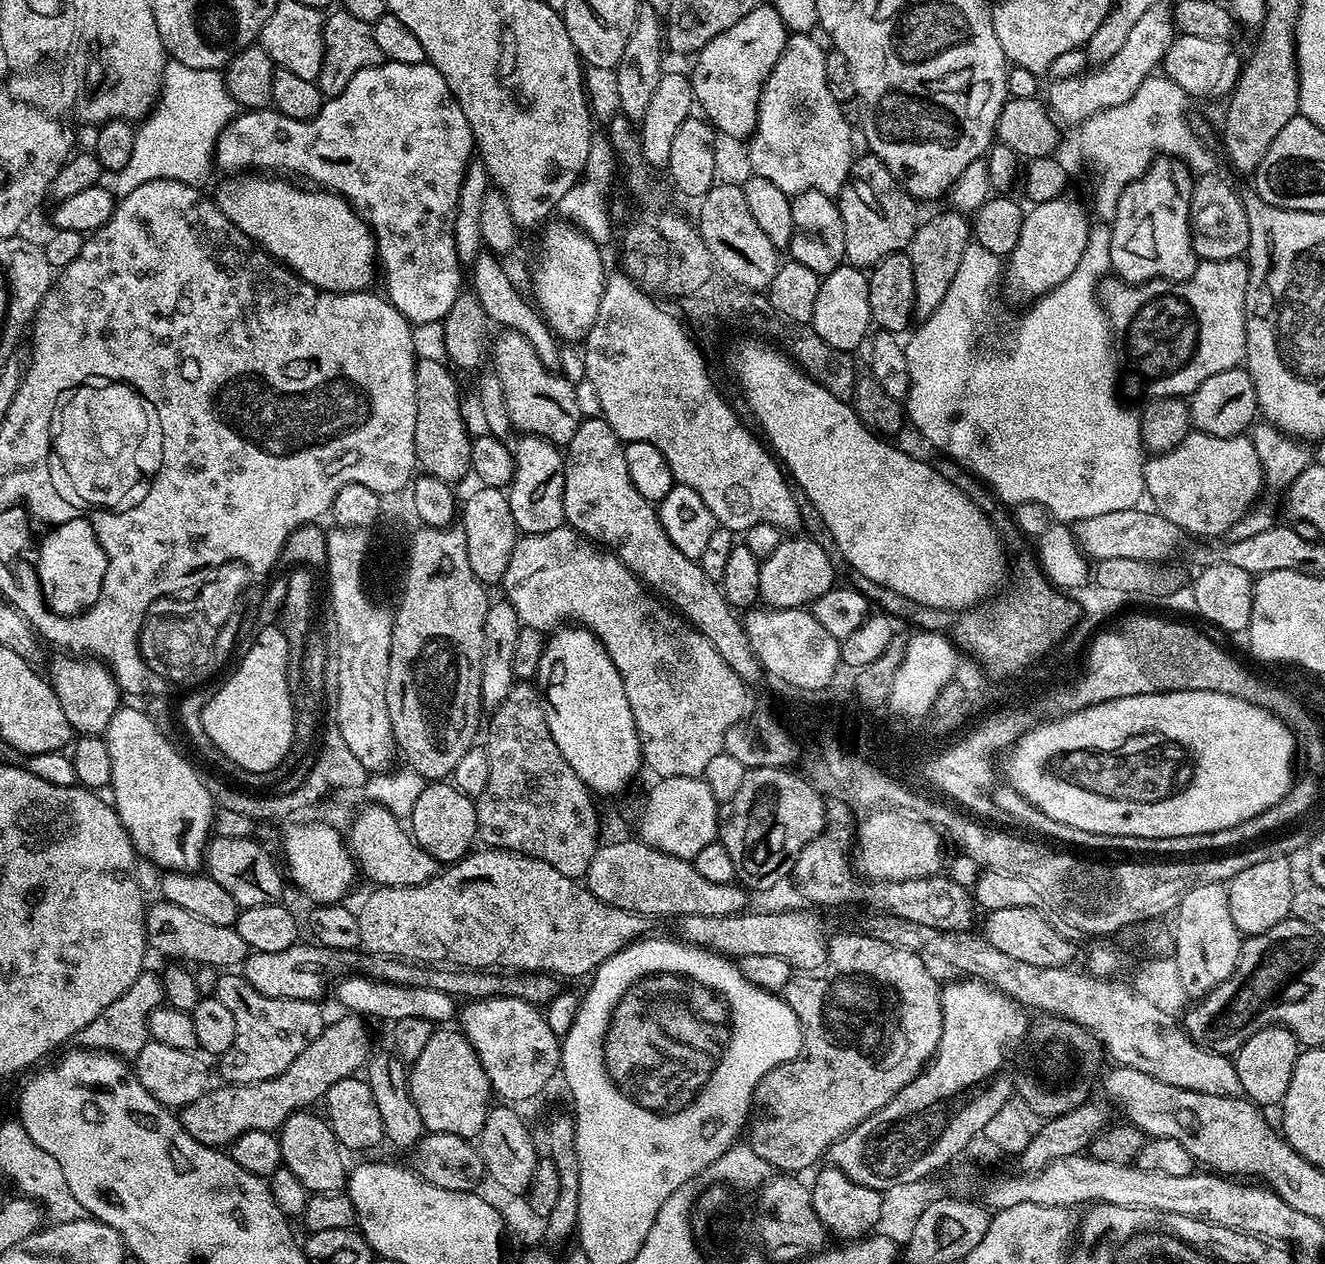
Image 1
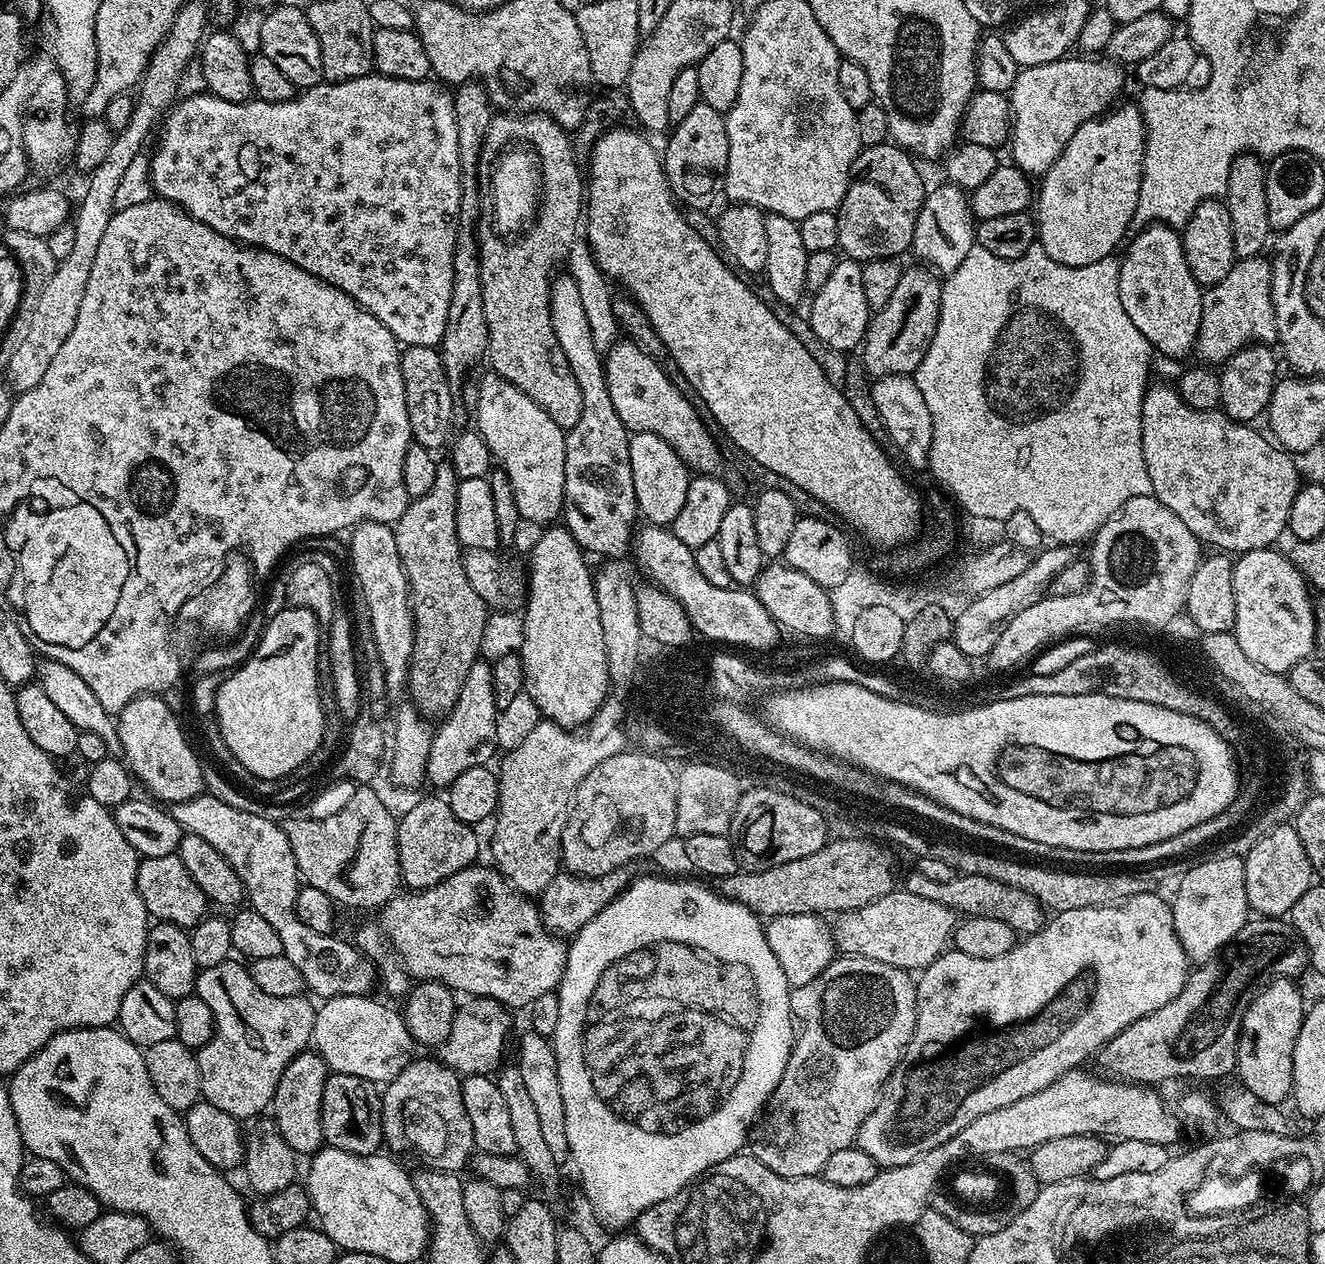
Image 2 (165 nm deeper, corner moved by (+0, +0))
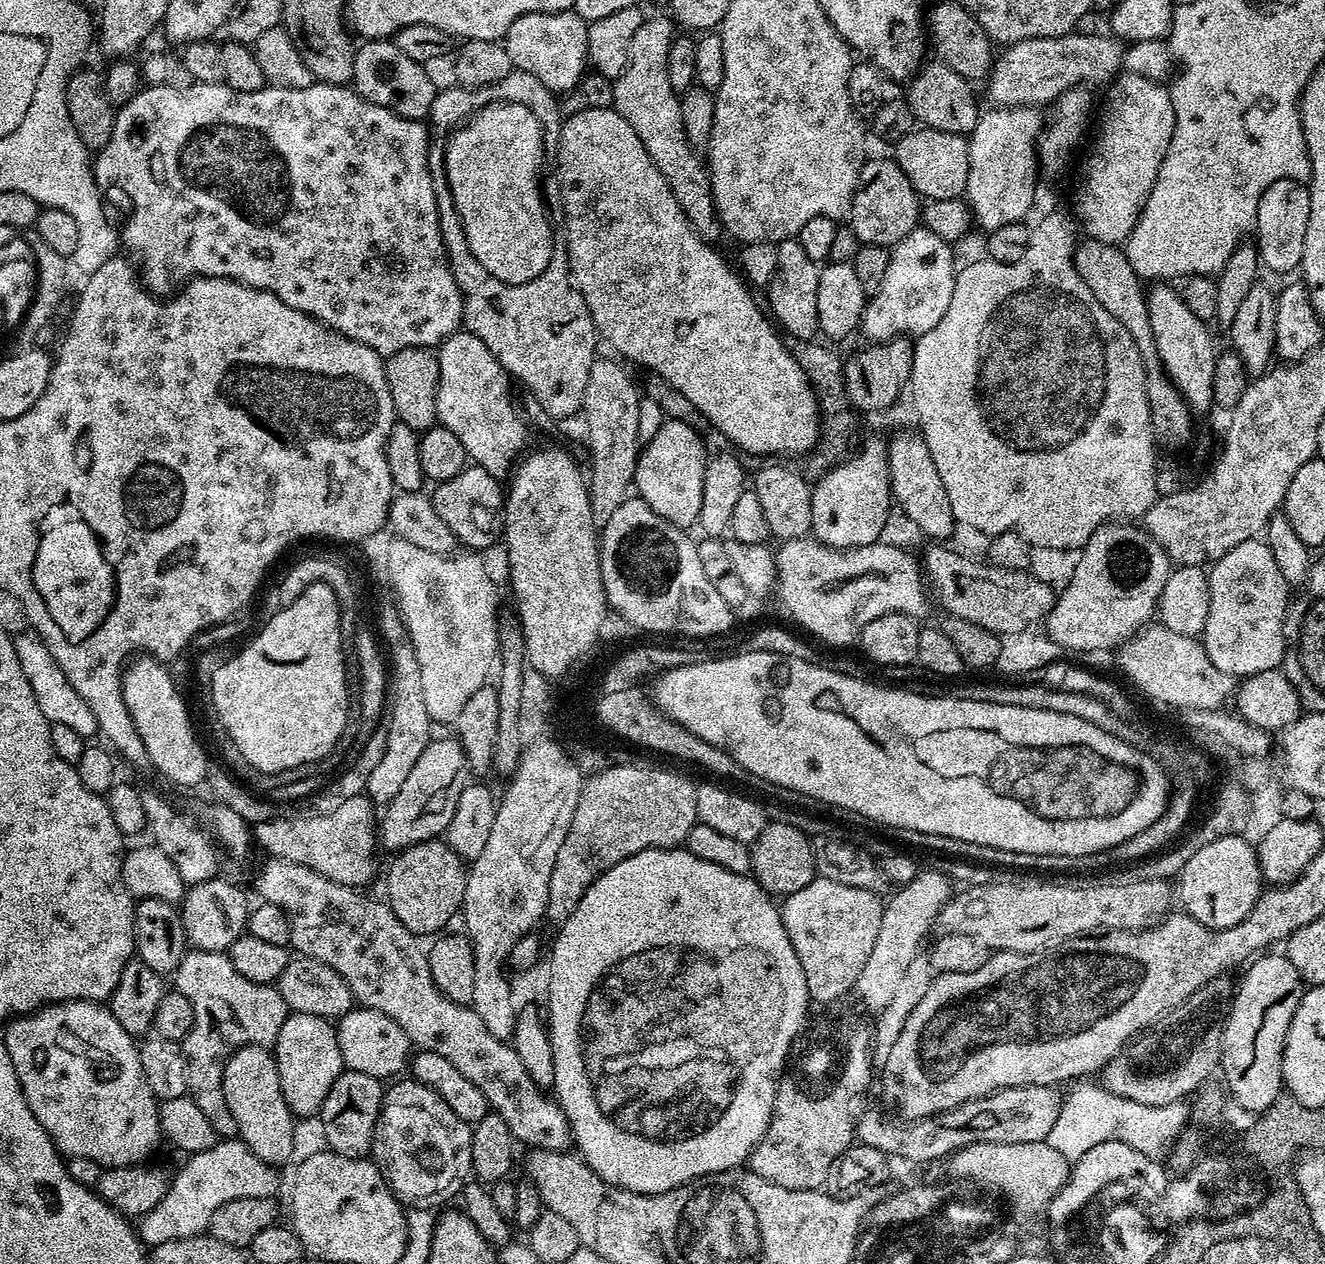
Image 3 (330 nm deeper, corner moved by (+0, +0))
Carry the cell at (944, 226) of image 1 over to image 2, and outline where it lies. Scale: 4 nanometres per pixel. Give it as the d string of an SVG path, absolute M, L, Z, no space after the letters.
M927 266L915 267L905 267L890 302L869 319L862 353L864 368L872 378L915 373L922 358L926 358L926 350L930 350L930 342L938 330L941 277Z

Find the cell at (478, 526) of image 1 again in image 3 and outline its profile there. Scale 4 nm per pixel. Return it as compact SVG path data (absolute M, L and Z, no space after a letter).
M469 466L449 480L441 480L435 485L436 493L431 493L430 499L434 510L438 510L438 518L450 526L461 545L468 550L484 550L492 543L501 539L504 530L505 493L501 481L496 480L486 470Z

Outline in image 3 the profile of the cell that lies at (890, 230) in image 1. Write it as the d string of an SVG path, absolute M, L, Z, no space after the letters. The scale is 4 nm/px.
M884 156L877 160L868 158L860 171L860 181L852 199L851 216L850 226L861 244L890 250L921 223L922 198L914 186L910 186L910 178L902 174L902 166L898 166L895 159L888 157L887 160Z

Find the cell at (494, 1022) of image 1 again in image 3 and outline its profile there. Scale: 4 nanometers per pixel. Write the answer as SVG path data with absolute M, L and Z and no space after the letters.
M363 1006L353 1008L344 1016L339 1017L336 1024L337 1040L339 1048L342 1050L342 1056L345 1067L351 1071L362 1074L369 1074L379 1080L386 1080L386 1078L397 1077L400 1071L405 1071L409 1065L412 1056L412 1043L407 1034L393 1019L386 1017L381 1011L375 1011L373 1008L366 1008Z

